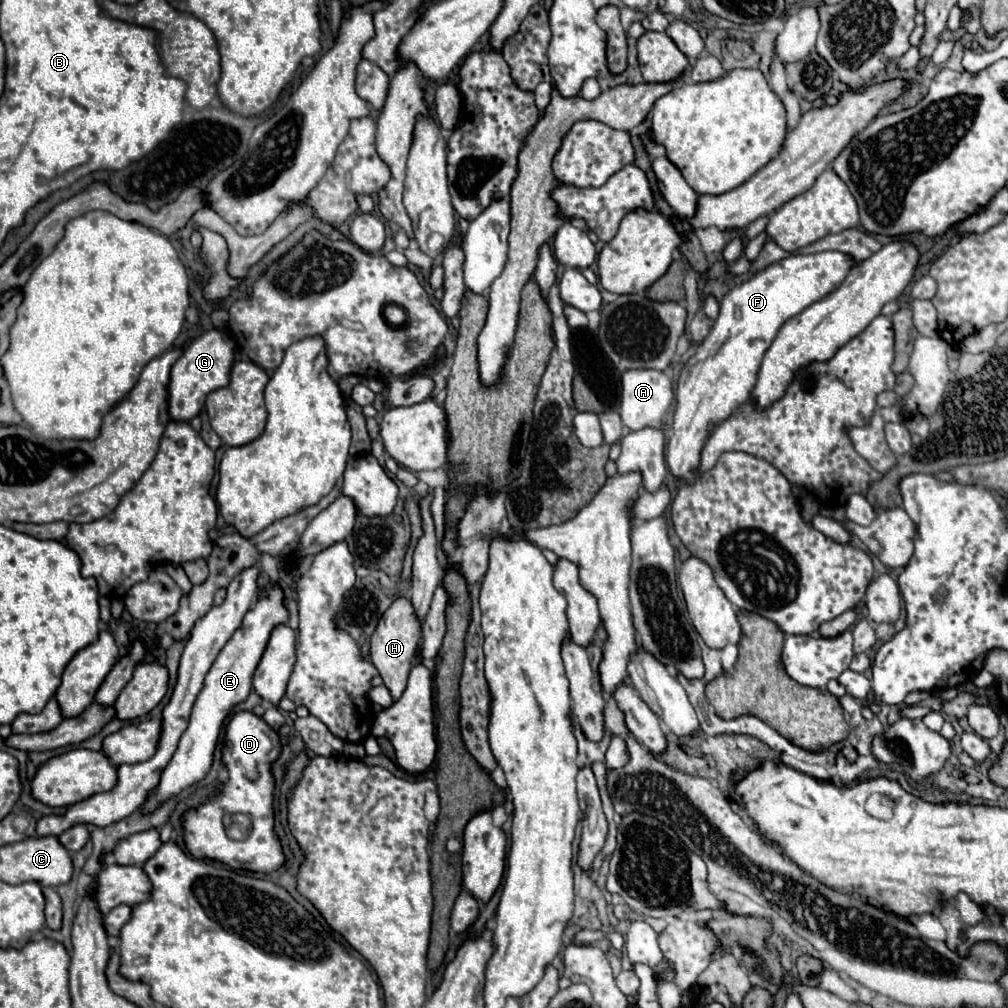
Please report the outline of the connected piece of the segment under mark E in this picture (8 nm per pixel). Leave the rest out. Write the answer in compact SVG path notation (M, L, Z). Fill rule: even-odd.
M267 582L265 586L259 588L257 600L247 610L241 626L227 640L227 644L219 652L217 660L213 662L209 674L205 676L203 690L199 692L199 696L195 700L191 720L189 720L189 726L187 726L187 730L183 732L183 736L179 740L179 748L173 754L167 768L163 770L157 790L143 804L143 808L141 808L143 812L155 810L163 800L167 800L167 798L179 794L183 788L189 788L191 784L199 782L209 772L211 762L213 762L213 752L215 752L217 738L219 738L221 724L223 724L225 716L229 714L229 710L235 704L243 702L249 696L253 672L255 672L255 668L257 668L257 664L259 664L259 660L261 660L261 656L267 648L267 642L269 642L269 636L271 636L273 628L279 626L279 624L287 624L287 622L289 622L289 610L285 608L283 588L277 582Z

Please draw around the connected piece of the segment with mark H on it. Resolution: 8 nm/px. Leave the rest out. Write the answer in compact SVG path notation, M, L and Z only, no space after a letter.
M397 598L391 604L391 608L387 608L387 612L381 616L381 620L371 636L371 662L379 670L383 684L391 692L393 702L397 702L401 698L401 694L407 686L409 672L415 664L415 650L419 646L419 640L421 640L421 624L415 618L411 602L405 598Z

